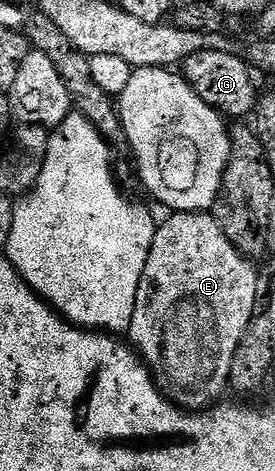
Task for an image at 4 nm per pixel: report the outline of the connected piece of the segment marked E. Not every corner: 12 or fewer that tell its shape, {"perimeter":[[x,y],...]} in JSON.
{"perimeter":[[212,212],[158,224],[127,337],[204,411],[259,308]]}

